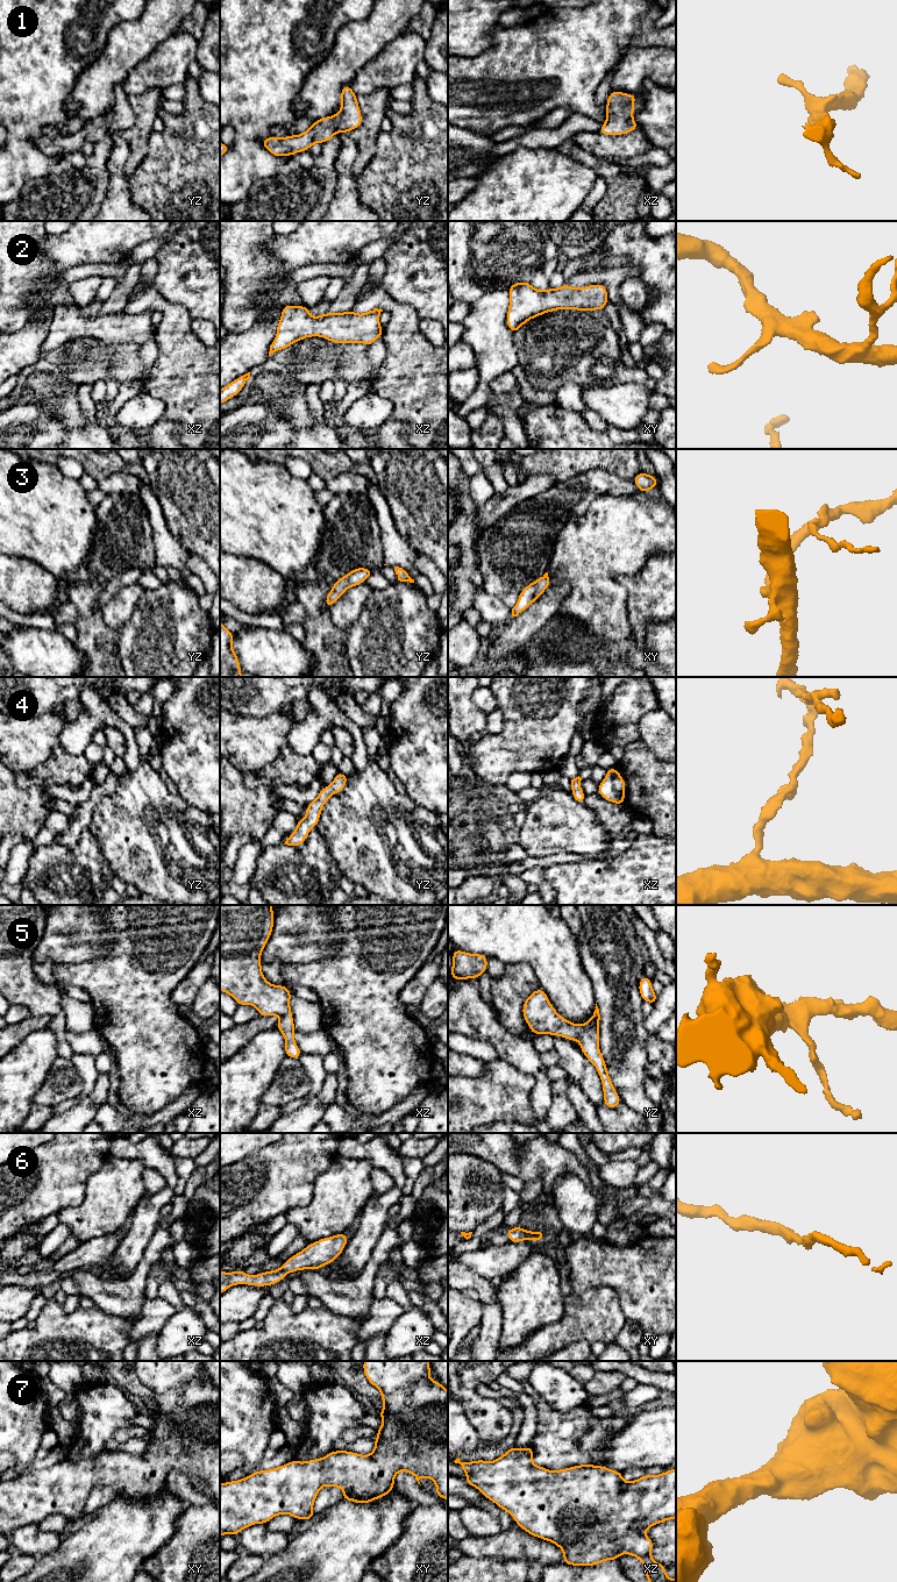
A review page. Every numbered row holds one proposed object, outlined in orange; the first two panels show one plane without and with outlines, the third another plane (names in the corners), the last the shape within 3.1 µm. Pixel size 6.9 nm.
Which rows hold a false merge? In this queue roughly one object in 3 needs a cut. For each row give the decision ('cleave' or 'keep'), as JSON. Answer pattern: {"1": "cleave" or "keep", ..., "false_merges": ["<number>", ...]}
{"1": "keep", "2": "keep", "3": "keep", "4": "keep", "5": "keep", "6": "keep", "7": "keep", "false_merges": []}

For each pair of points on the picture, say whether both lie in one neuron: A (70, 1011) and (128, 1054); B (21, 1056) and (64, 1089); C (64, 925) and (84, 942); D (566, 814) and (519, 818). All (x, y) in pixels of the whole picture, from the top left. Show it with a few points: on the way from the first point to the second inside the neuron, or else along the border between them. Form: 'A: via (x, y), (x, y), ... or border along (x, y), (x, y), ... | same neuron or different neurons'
A: border along (90, 1002), (94, 1013), (95, 1028) | different neurons
B: border along (57, 1055), (34, 1101) | different neurons
C: via (69, 927), (79, 938) | same neuron
D: border along (526, 812), (526, 819), (519, 829) | different neurons

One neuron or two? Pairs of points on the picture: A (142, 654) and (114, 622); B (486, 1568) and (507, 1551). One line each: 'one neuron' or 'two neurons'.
A: two neurons
B: two neurons

